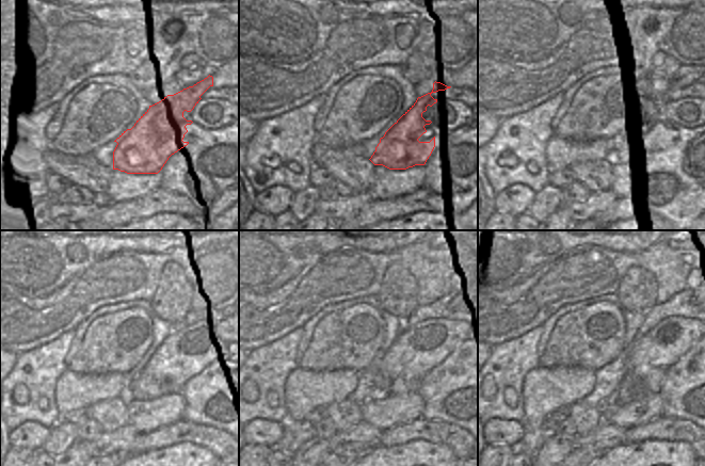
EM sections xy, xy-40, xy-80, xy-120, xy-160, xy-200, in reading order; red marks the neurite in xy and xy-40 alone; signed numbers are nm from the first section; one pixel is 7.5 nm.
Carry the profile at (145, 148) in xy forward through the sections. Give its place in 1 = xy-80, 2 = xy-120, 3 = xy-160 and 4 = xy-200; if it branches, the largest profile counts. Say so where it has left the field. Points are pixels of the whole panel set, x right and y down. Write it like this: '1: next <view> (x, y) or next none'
1: next xy-80 (637, 139)
2: next xy-120 (159, 376)
3: next xy-160 (402, 360)
4: next xy-200 (658, 347)

